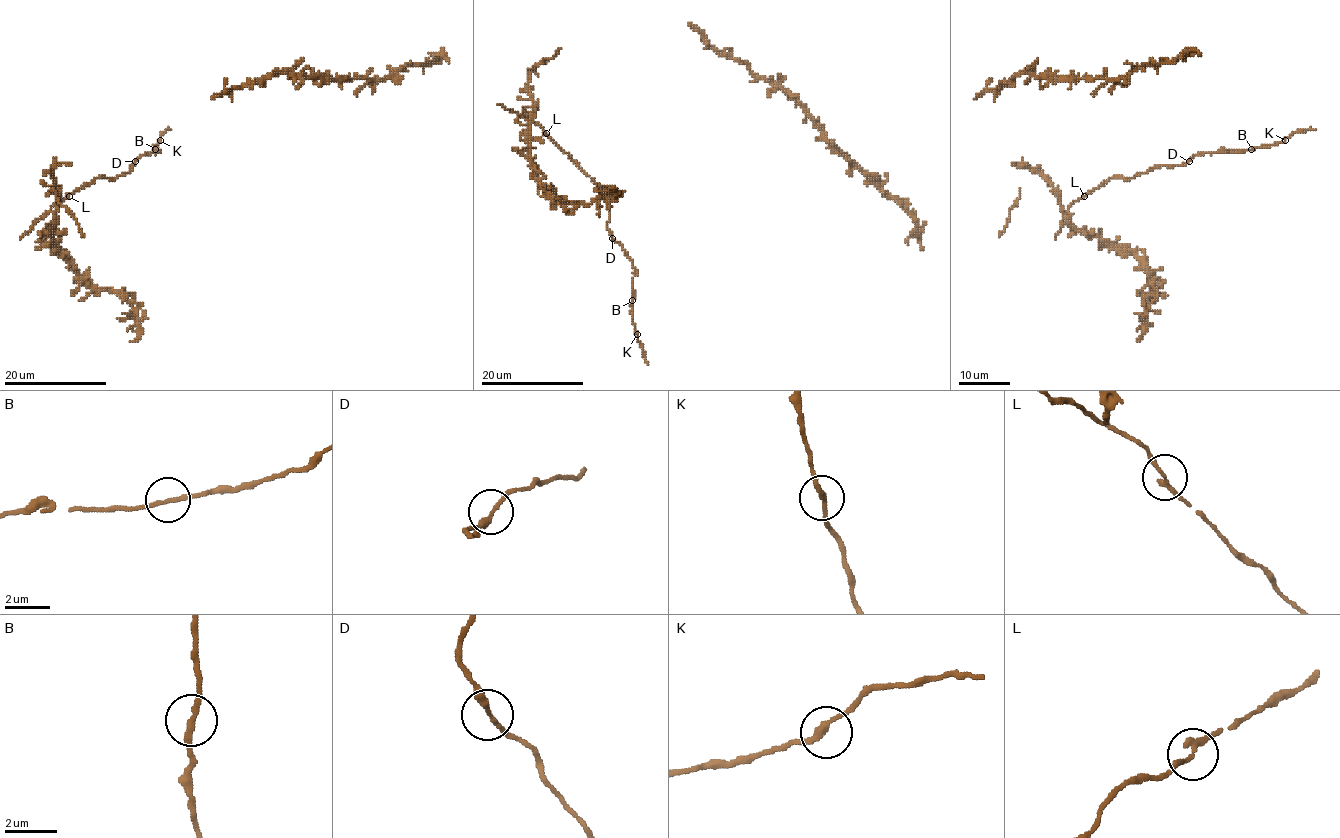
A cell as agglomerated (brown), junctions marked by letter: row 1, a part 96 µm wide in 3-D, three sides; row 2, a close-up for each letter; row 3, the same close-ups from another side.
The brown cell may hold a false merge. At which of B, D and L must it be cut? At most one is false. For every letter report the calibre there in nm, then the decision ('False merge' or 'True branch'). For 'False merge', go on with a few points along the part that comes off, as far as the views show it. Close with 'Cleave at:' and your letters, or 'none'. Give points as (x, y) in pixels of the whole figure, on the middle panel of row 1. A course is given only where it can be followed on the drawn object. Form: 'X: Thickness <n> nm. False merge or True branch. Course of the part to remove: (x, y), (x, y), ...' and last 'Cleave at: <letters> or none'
B: Thickness 200 nm. True branch
D: Thickness 190 nm. True branch
L: Thickness 190 nm. True branch
Cleave at: none

